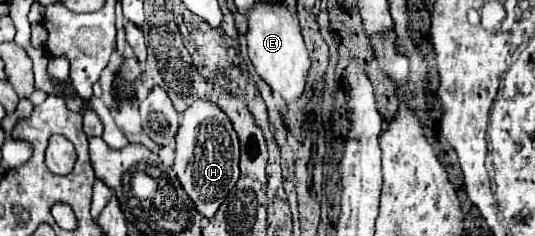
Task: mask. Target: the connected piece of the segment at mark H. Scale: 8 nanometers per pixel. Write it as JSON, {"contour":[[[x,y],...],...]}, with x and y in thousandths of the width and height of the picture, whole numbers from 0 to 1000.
{"contour":[[[364,419],[342,479],[342,521],[327,572],[327,606],[323,716],[368,894],[394,928],[447,758],[447,589],[436,521],[406,436],[391,419]]]}

